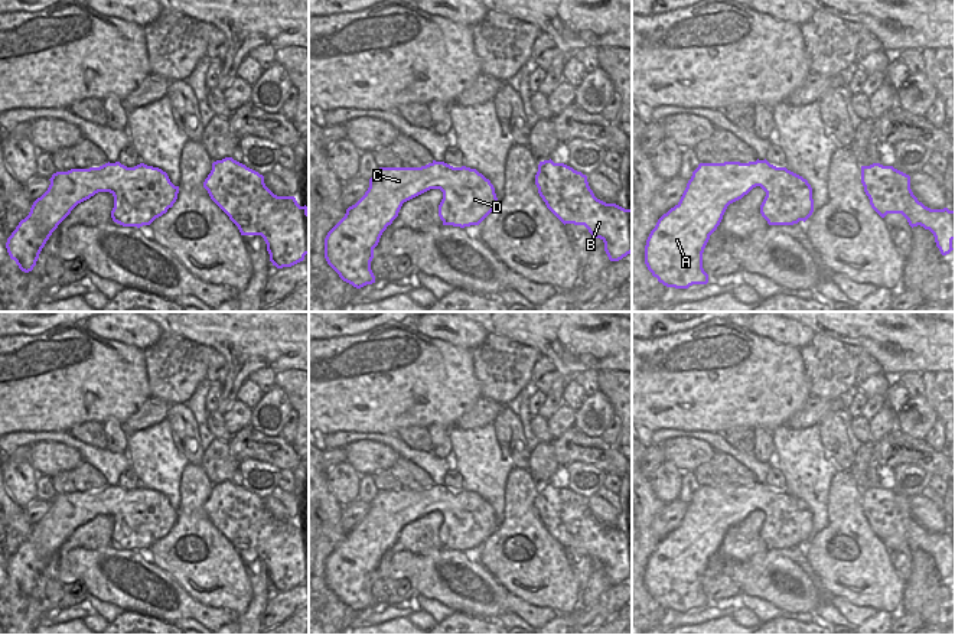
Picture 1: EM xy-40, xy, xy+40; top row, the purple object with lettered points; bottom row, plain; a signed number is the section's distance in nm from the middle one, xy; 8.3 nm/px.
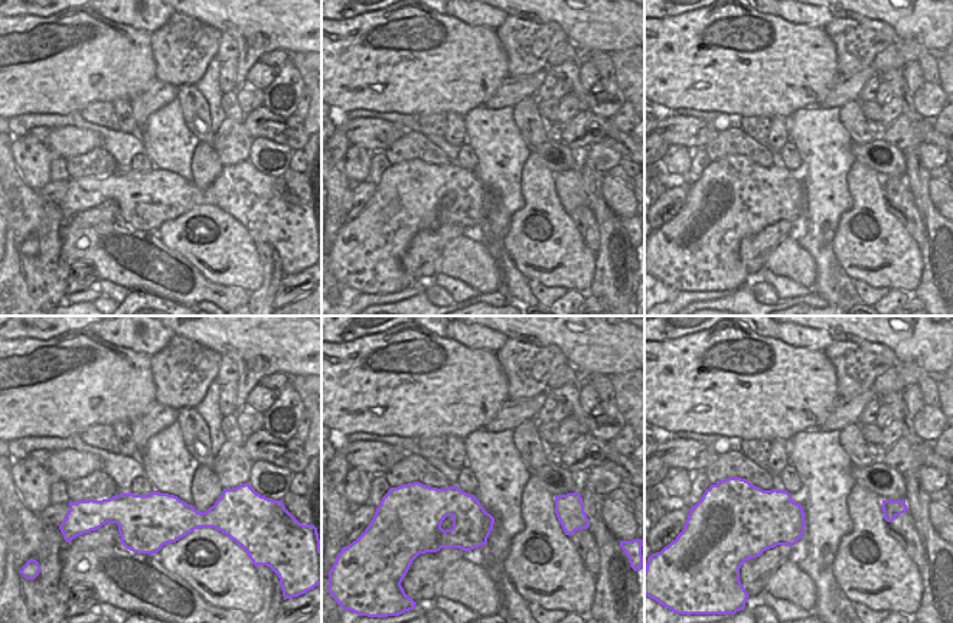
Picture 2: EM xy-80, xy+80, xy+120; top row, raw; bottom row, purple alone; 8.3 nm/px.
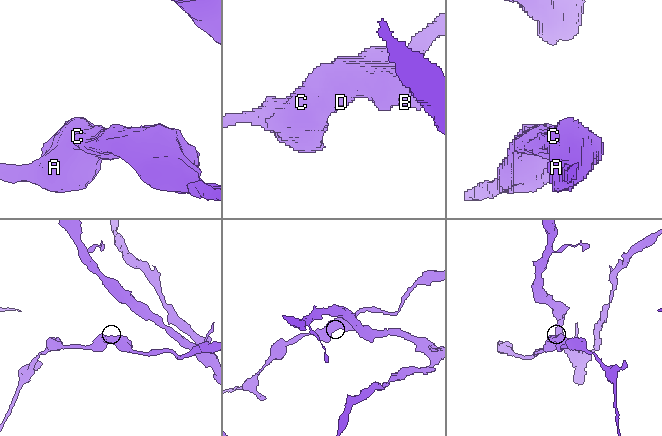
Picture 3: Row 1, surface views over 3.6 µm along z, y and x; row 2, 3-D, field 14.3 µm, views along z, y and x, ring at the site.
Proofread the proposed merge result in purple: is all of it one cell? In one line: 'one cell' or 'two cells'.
one cell

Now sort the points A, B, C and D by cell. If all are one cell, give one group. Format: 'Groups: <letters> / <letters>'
Groups: A B C D

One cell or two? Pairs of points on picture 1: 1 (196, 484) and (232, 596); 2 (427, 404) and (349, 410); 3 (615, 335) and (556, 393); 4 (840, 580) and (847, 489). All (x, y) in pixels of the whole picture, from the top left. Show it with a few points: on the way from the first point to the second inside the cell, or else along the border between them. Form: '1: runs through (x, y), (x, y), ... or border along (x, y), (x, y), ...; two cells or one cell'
1: runs through (196, 511), (196, 524), (214, 541), (214, 569); one cell
2: runs through (408, 406), (371, 406), (368, 409); one cell
3: runs through (597, 342), (563, 375); one cell
4: runs through (846, 557), (846, 513); one cell

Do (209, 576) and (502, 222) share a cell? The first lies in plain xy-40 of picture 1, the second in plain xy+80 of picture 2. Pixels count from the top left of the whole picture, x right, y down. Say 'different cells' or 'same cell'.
different cells

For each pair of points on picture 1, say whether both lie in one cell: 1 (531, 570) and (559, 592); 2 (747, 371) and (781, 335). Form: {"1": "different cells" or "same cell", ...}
{"1": "same cell", "2": "different cells"}

